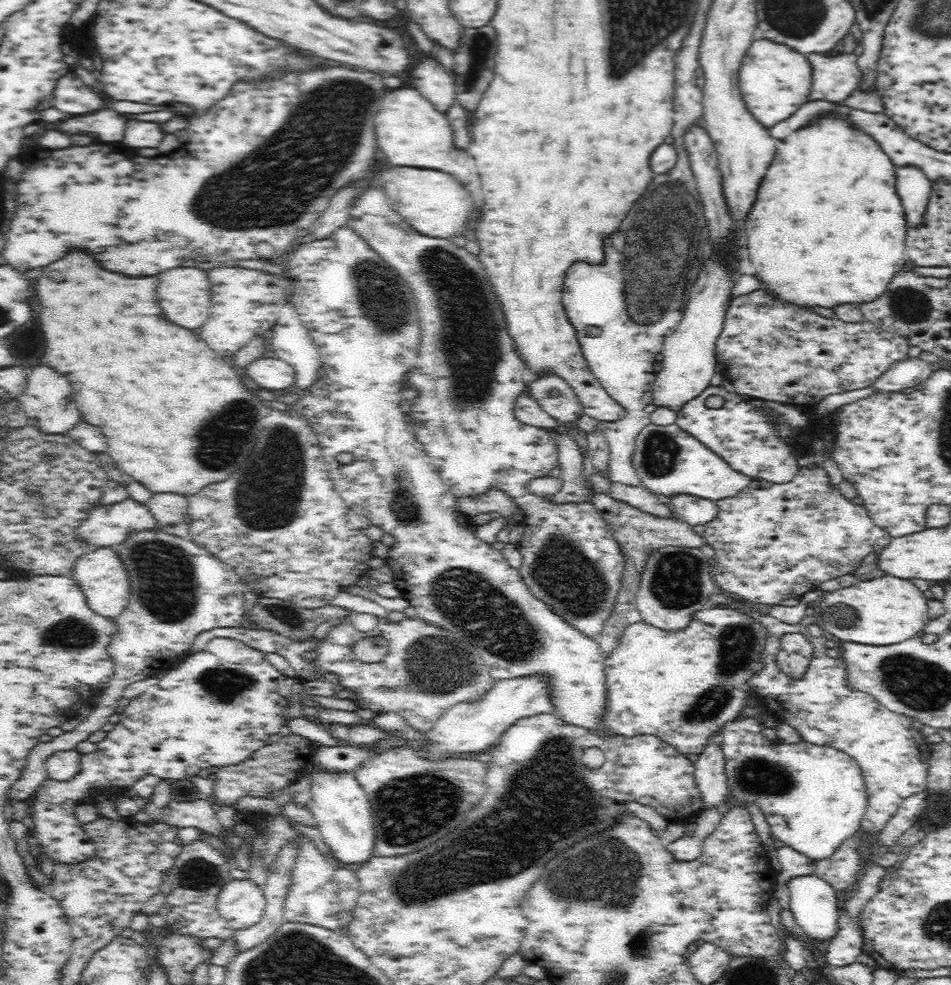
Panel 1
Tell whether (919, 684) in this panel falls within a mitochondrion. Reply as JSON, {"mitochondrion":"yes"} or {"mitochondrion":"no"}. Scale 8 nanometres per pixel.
{"mitochondrion":"yes"}

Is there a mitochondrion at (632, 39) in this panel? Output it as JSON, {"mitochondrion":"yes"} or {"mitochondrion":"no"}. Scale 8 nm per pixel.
{"mitochondrion":"yes"}

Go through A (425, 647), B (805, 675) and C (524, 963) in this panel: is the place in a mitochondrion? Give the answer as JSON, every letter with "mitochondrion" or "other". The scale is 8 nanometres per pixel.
{"A":"mitochondrion","B":"other","C":"other"}

